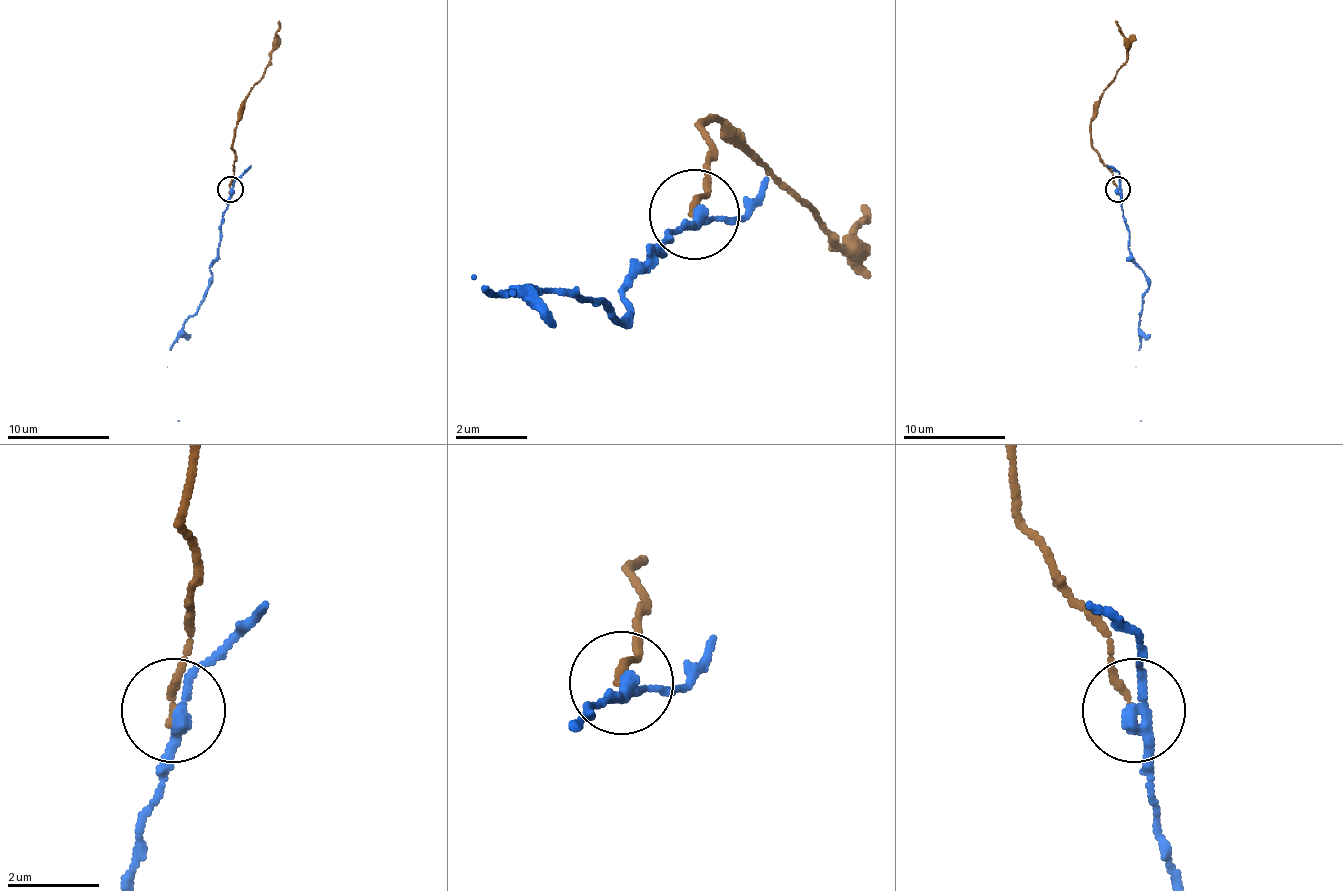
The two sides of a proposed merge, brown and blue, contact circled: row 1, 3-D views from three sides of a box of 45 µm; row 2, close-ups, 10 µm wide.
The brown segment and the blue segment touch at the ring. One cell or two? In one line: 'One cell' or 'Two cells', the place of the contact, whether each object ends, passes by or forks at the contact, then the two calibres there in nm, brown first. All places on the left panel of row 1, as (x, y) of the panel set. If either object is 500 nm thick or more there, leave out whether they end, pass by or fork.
Two cells. Place: (230, 189). At the ring brown ends. At the ring blue passes by. Thickness 160 nm (brown) against 240 nm

